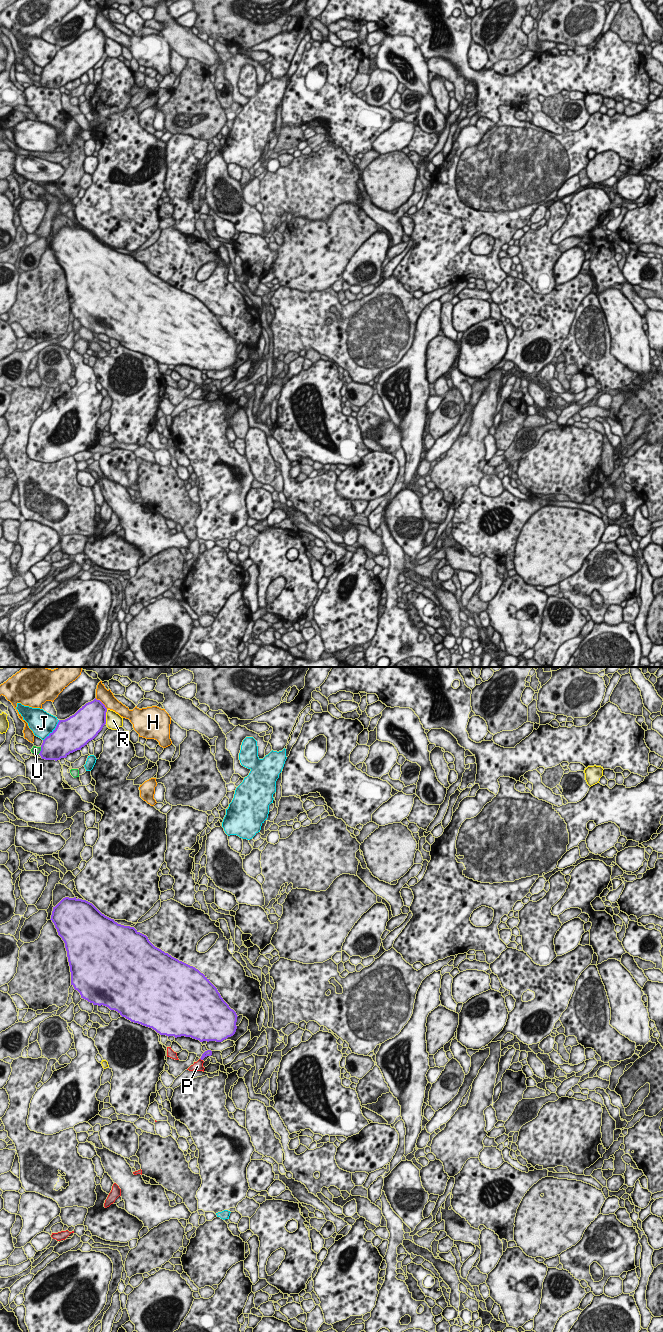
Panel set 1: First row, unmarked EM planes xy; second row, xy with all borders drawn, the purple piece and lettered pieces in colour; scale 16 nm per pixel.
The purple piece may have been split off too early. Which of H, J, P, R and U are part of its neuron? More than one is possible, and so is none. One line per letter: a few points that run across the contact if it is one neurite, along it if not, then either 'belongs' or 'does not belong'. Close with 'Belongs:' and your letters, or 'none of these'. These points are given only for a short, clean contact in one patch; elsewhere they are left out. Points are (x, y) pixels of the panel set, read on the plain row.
H: does not belong
J: does not belong
P: xy (200, 386), (202, 388) | does not belong
R: does not belong
U: xy (41, 75), (38, 81) | does not belong
Belongs: none of these

